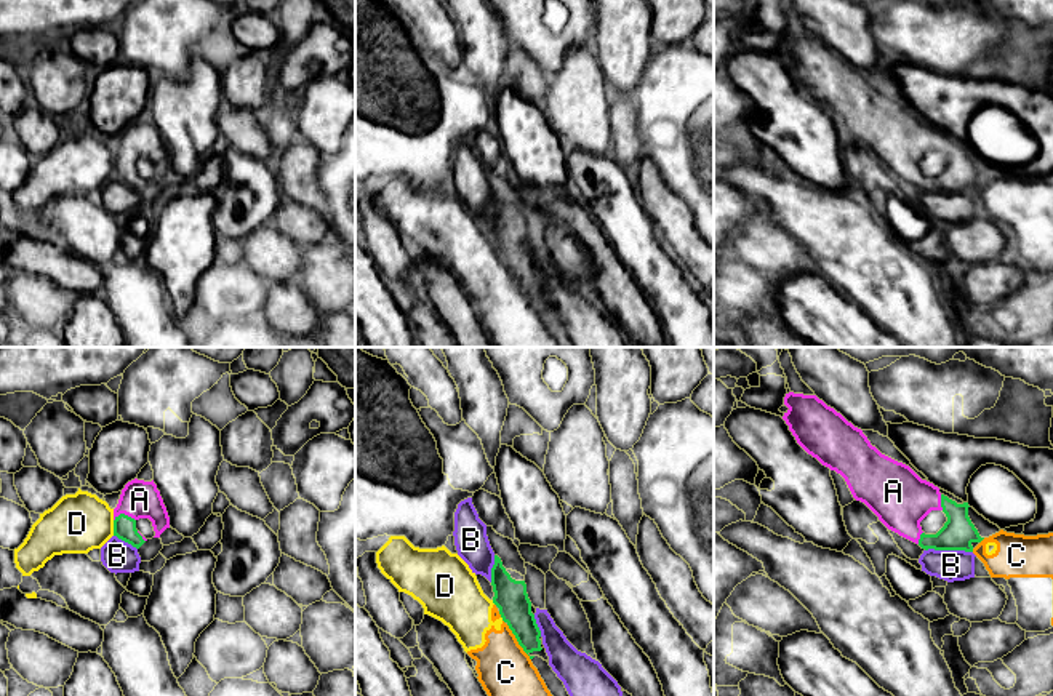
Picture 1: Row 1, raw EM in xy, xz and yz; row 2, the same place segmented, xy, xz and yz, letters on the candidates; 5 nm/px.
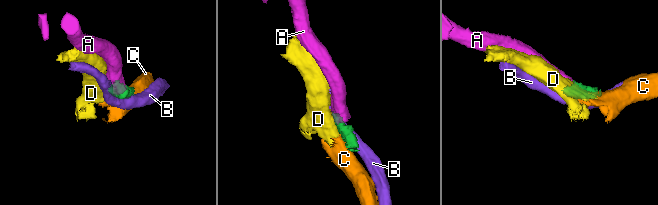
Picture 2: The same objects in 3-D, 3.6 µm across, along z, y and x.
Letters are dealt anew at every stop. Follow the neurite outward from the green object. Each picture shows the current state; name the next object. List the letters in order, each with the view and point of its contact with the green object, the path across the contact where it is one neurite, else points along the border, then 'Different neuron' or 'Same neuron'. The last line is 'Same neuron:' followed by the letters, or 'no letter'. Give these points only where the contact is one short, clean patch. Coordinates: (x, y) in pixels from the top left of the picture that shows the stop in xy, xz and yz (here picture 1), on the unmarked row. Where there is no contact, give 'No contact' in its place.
A: Touches green at xy (124, 156). Path across: xy (124, 168), (124, 156), (140, 141). Same neuron
B: Touches green at yz (949, 191). Different neuron
C: Touches green at xz (517, 282). Boundary: xz (503, 261), (530, 301). Different neuron
D: Touches green at xy (114, 170). Boundary: xy (112, 162), (114, 176). Different neuron
Same neuron: A

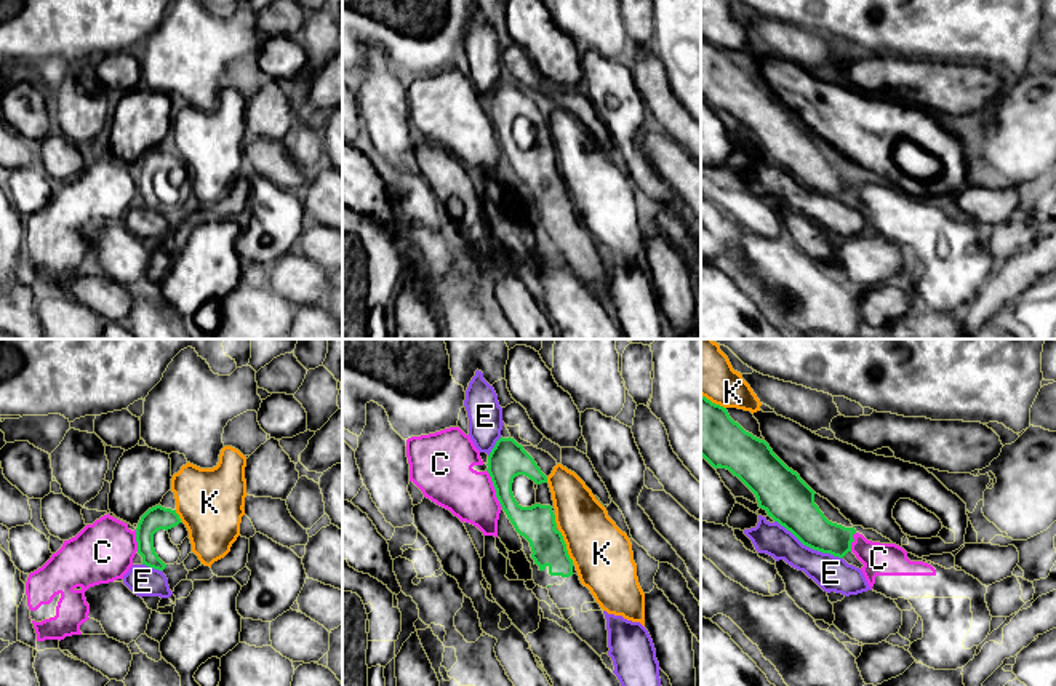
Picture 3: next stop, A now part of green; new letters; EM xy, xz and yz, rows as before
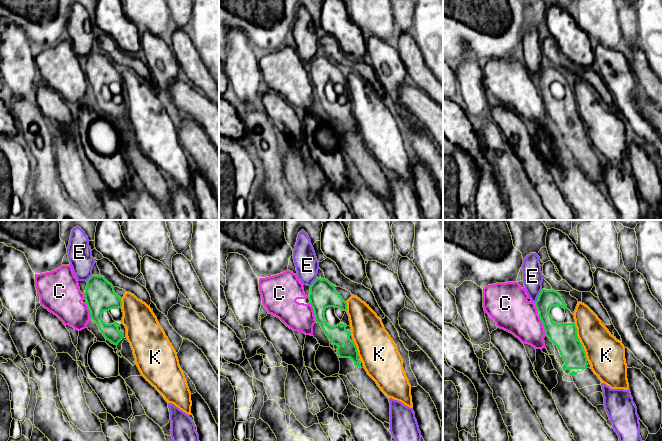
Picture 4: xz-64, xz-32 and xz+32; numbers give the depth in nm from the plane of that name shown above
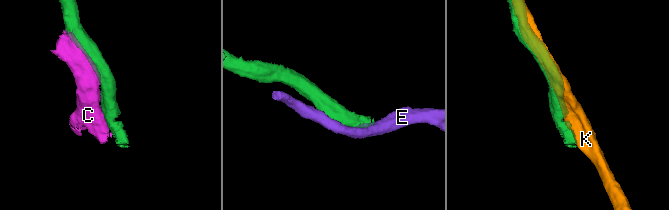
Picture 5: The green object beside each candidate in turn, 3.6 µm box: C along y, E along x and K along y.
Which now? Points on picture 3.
C: Touches green at xz (495, 130). Different neuron
E: Touches green at yz (808, 187). Different neuron
K: Touches green at xz (565, 187). Different neuron
Same neuron: no letter

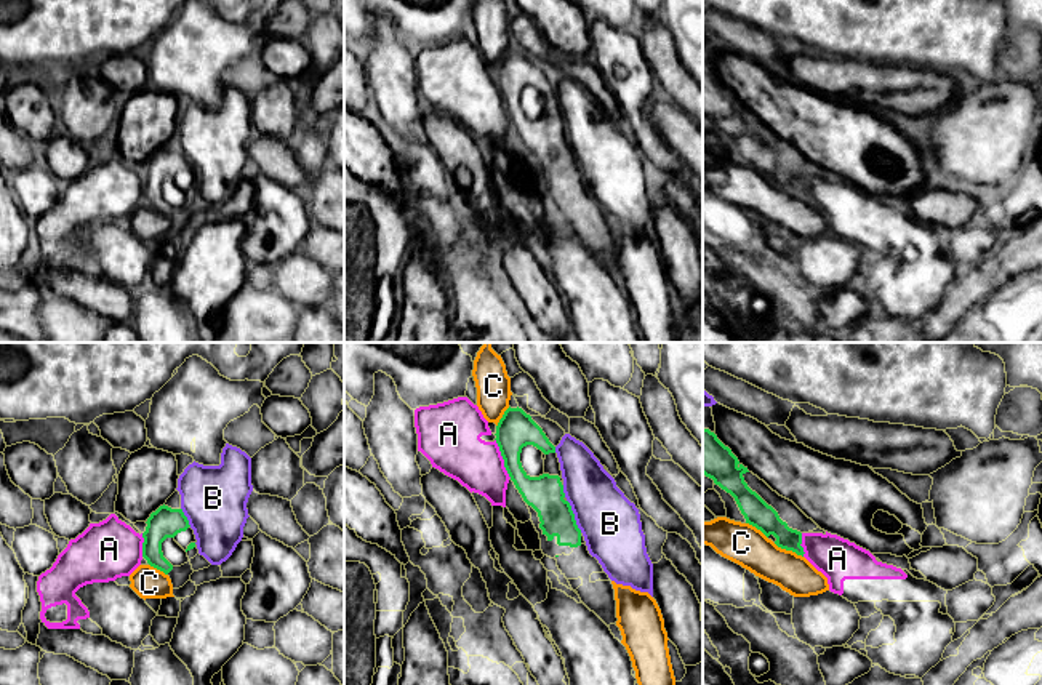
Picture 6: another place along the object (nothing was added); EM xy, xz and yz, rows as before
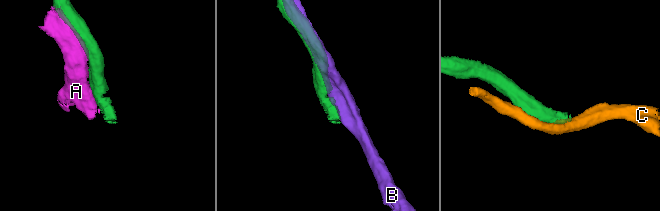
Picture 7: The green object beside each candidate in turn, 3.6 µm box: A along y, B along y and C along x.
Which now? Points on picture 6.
A: Touches green at xz (503, 100). Different neuron
B: Touches green at xz (573, 157). Different neuron
C: Touches green at yz (788, 191). Different neuron
Same neuron: no letter

